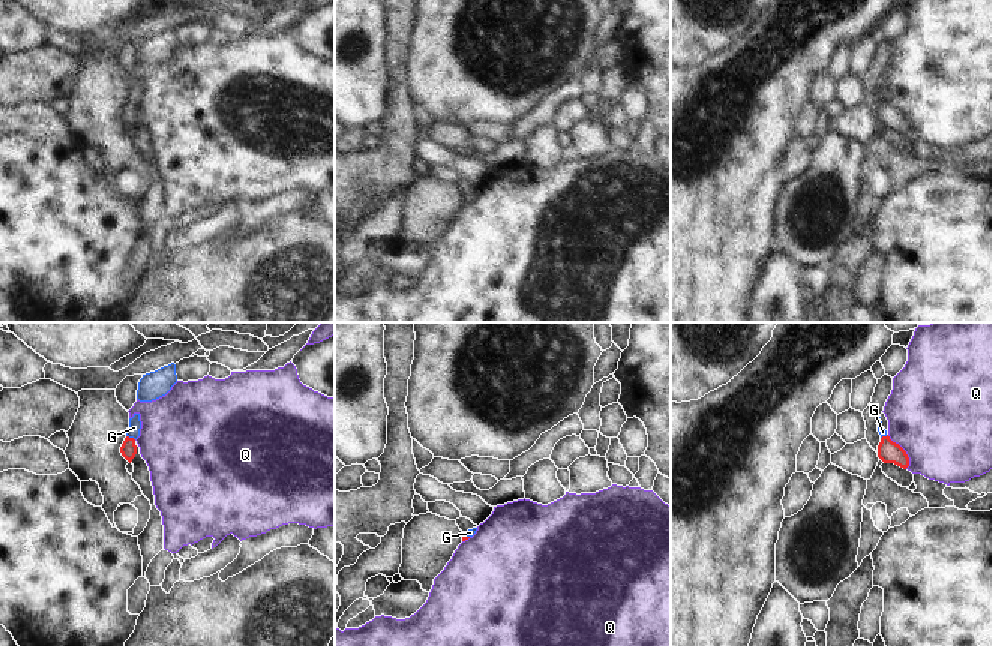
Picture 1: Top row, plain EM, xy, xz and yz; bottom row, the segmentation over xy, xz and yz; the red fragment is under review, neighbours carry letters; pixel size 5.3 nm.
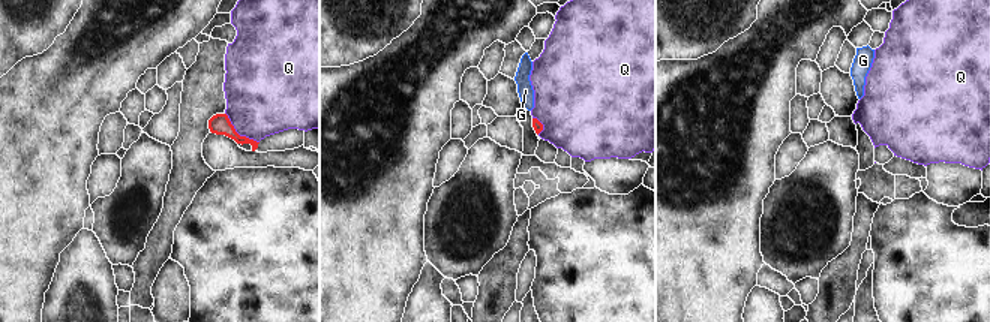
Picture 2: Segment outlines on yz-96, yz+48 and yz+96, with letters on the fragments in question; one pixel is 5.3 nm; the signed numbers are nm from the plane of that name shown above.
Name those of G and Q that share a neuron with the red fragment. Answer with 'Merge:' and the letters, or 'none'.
Merge: G

